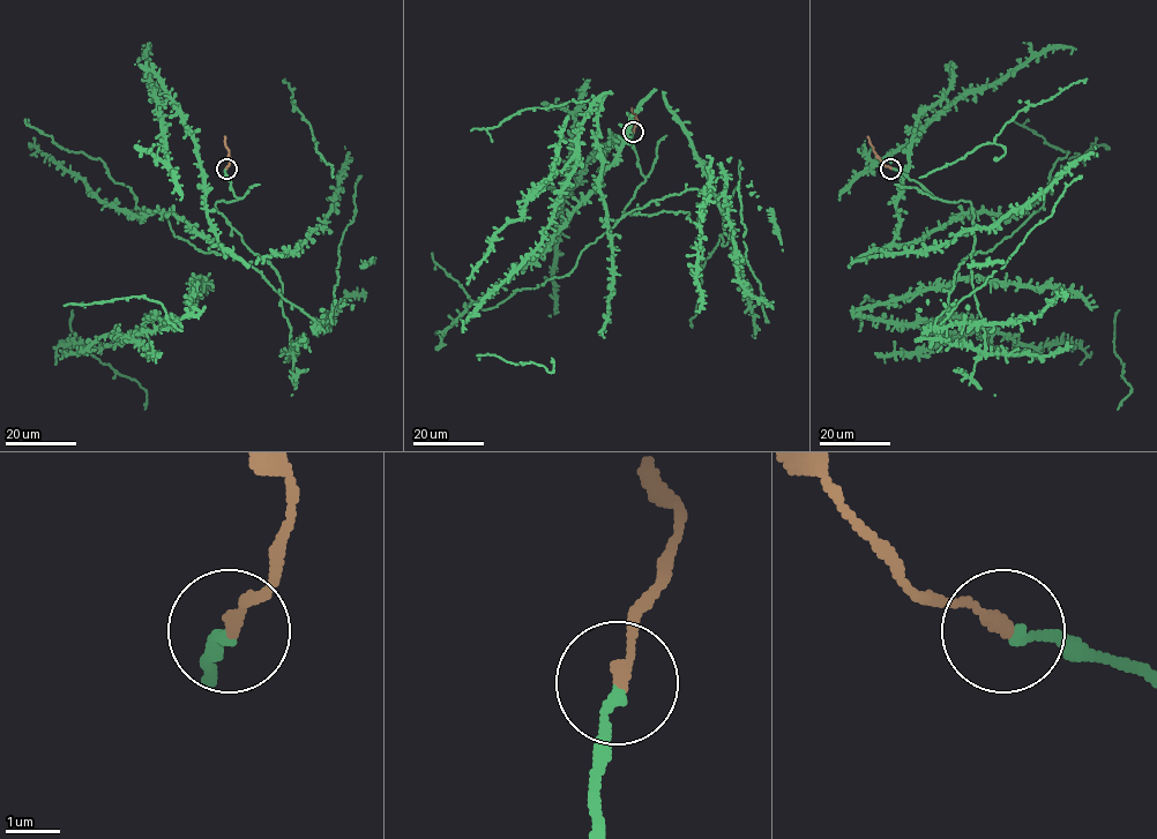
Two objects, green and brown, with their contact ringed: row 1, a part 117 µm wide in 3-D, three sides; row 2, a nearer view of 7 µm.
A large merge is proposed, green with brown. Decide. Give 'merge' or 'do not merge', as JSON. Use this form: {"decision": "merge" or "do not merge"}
{"decision": "merge"}

